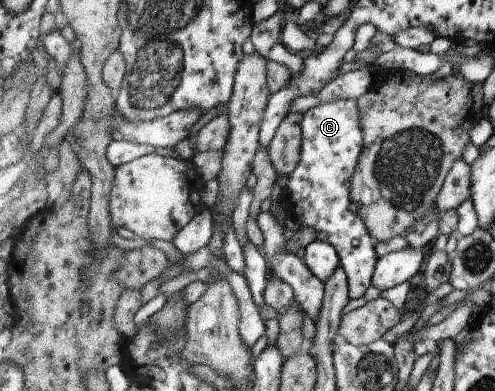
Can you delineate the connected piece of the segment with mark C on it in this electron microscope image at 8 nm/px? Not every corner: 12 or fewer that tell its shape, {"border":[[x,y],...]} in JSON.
{"border":[[358,102],[302,118],[288,210],[338,251],[352,300],[379,261],[350,212],[365,145]]}

